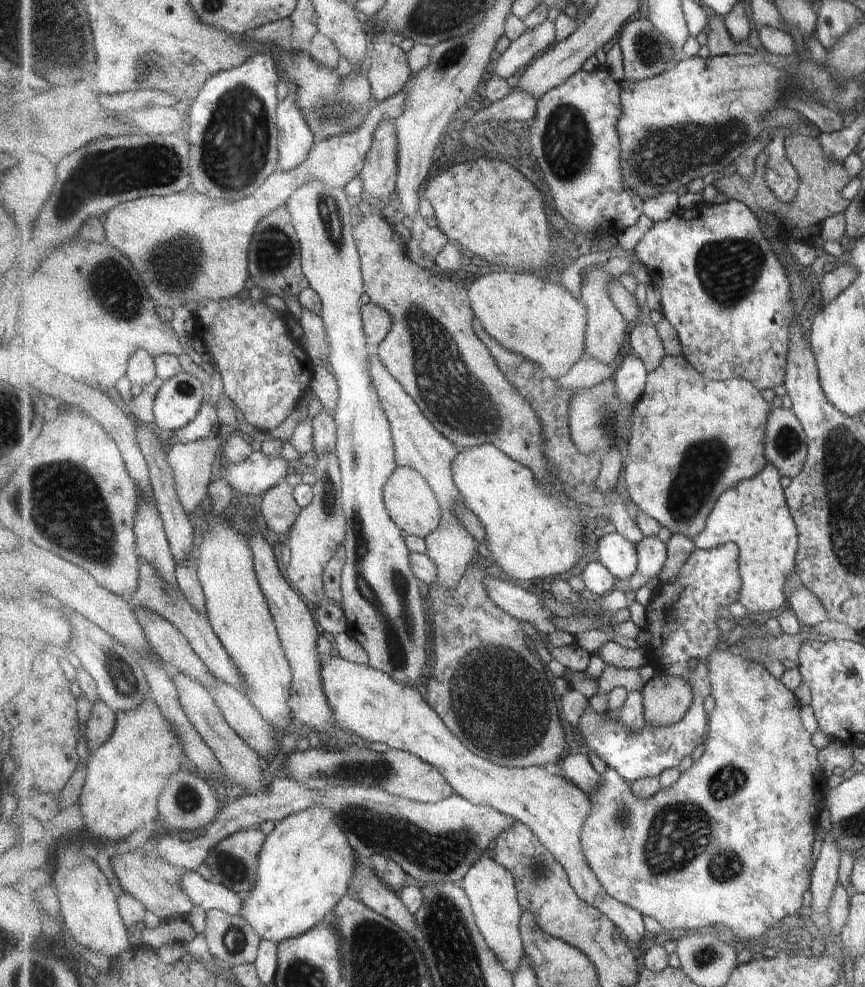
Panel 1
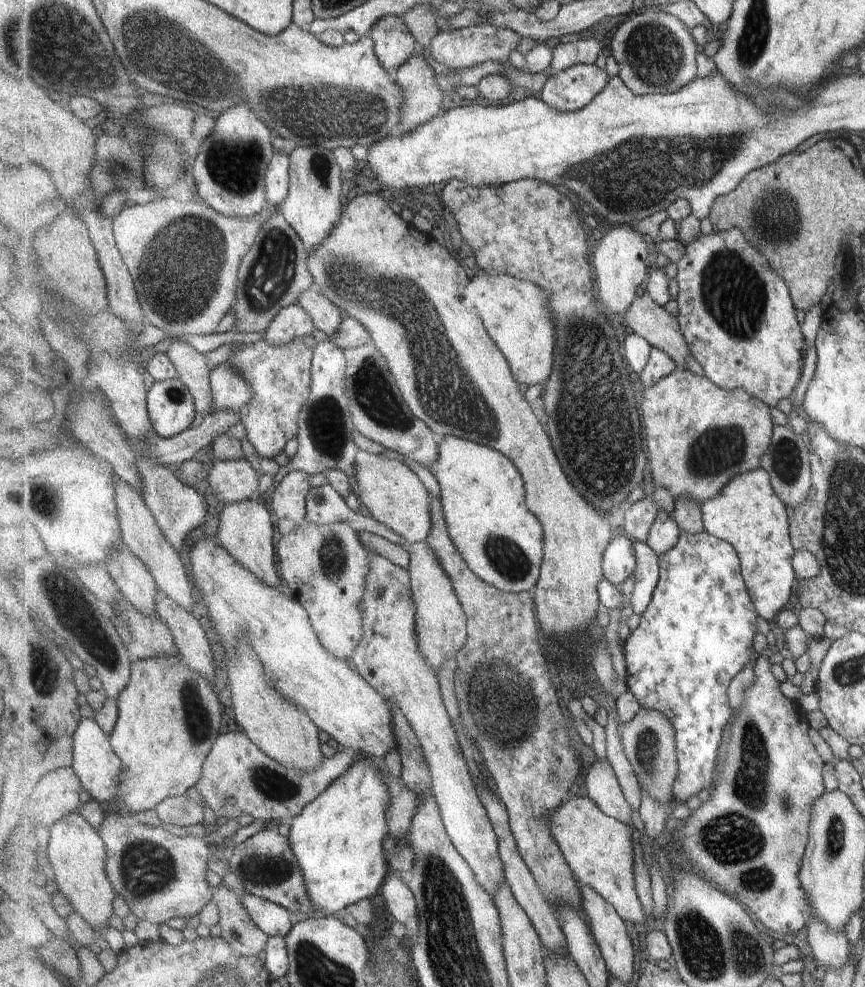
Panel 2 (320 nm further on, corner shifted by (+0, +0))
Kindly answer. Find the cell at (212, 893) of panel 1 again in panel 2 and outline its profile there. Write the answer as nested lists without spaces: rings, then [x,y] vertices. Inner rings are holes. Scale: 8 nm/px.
[[[249,893],[244,894],[242,901],[257,926],[270,937],[286,938],[291,932],[294,925],[291,916],[280,904]]]

